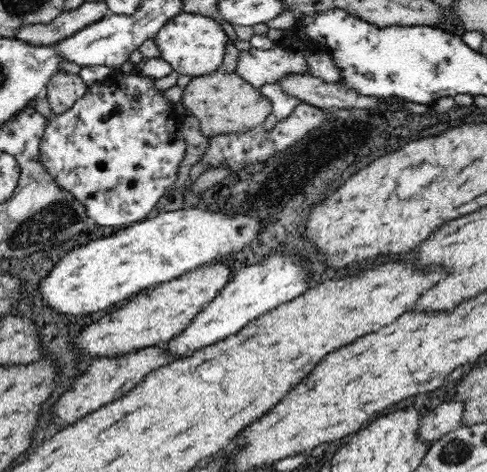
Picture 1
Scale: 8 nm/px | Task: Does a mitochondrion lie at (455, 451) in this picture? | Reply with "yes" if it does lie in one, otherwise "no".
yes

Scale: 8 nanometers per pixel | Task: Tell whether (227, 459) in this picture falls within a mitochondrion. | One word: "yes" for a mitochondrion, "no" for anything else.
no

